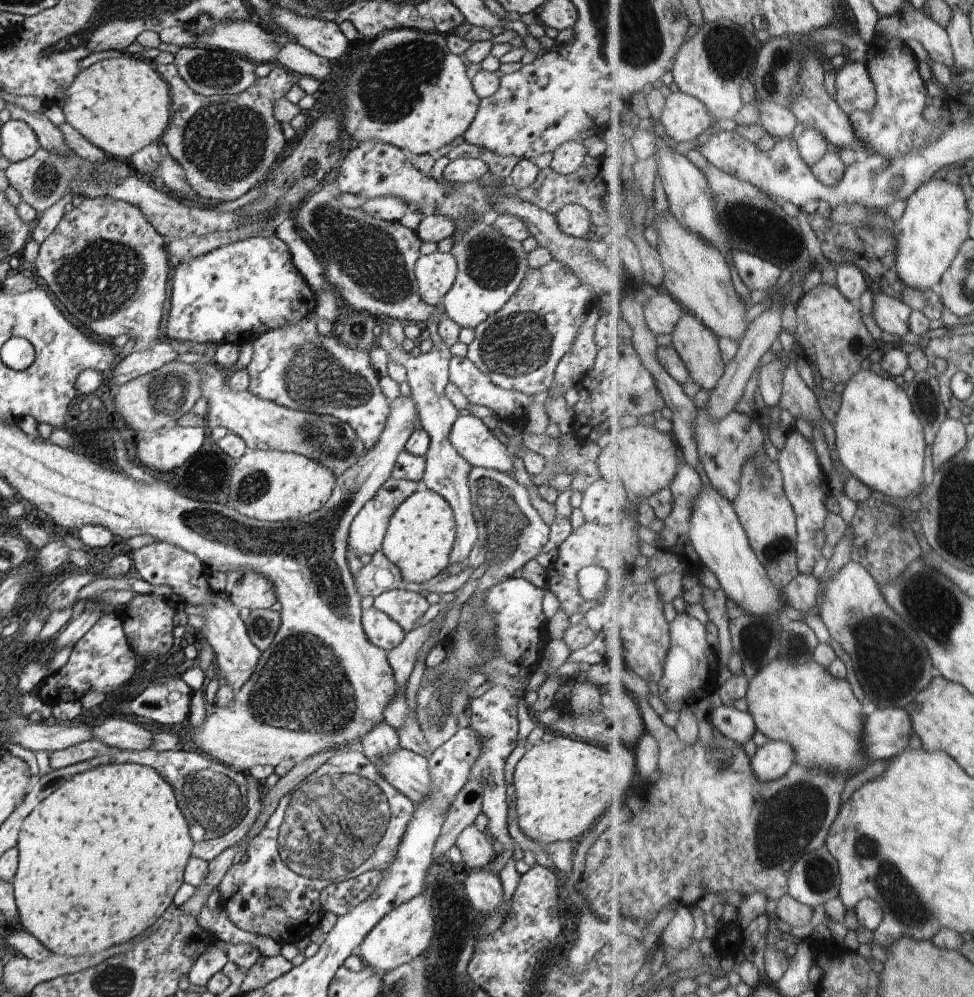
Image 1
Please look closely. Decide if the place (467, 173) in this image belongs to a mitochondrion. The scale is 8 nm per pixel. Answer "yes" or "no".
no

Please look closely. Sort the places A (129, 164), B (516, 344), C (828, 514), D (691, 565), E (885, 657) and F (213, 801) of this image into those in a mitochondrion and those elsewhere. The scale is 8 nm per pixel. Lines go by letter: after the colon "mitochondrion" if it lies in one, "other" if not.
A: other
B: mitochondrion
C: other
D: other
E: mitochondrion
F: mitochondrion

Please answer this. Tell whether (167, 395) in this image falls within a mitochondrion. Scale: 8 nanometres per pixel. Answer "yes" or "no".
yes

